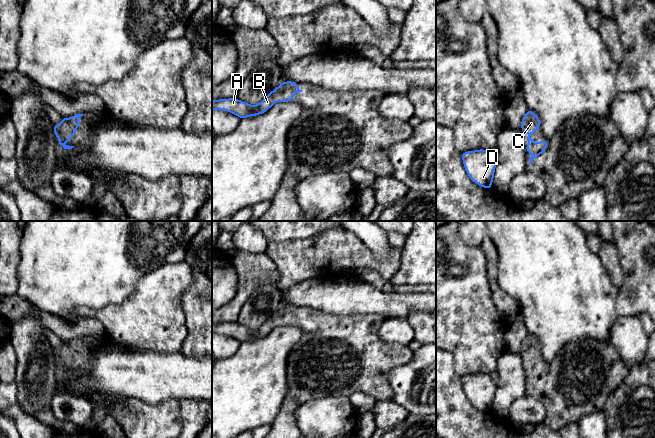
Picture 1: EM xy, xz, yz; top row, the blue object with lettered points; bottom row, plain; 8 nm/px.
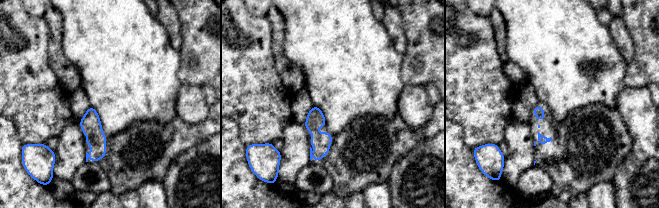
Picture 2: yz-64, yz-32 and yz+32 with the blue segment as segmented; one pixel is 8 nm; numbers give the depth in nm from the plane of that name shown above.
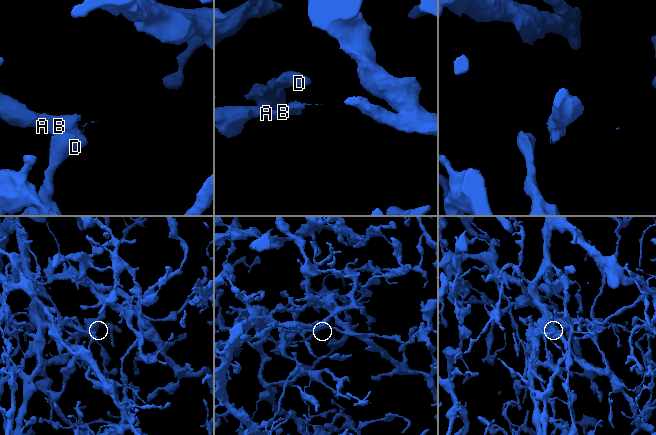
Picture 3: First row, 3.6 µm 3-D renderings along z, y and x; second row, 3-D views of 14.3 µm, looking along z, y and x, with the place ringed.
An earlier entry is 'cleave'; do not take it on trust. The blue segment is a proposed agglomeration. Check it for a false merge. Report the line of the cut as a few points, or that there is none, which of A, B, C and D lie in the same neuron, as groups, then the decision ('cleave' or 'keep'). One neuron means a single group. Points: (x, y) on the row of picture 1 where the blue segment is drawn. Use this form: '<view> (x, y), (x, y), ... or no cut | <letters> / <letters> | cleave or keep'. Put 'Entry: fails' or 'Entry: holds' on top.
Entry: fails
no cut | A B C D | keep

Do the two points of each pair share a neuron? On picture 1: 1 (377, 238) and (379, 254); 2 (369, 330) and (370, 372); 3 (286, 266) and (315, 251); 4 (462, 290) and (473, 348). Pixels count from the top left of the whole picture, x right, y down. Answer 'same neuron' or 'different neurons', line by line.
1: same neuron
2: same neuron
3: same neuron
4: same neuron

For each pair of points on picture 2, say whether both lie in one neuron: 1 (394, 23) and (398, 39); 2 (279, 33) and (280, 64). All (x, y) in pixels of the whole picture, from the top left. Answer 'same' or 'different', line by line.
1: same
2: same

